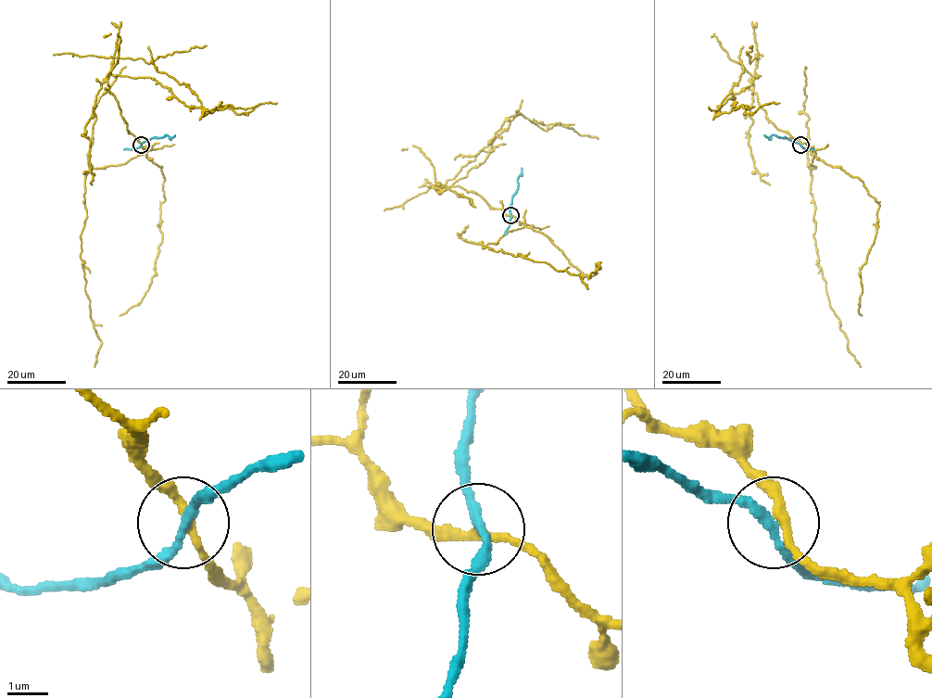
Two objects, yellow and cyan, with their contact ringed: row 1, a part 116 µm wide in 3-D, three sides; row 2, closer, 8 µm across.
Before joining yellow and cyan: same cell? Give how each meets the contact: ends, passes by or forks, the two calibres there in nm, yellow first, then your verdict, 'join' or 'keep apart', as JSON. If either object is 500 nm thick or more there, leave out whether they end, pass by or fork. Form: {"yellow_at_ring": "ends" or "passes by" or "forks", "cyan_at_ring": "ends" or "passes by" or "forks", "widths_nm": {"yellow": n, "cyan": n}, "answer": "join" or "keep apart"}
{"yellow_at_ring": "passes by", "cyan_at_ring": "passes by", "widths_nm": {"yellow": 220, "cyan": 190}, "answer": "keep apart"}

